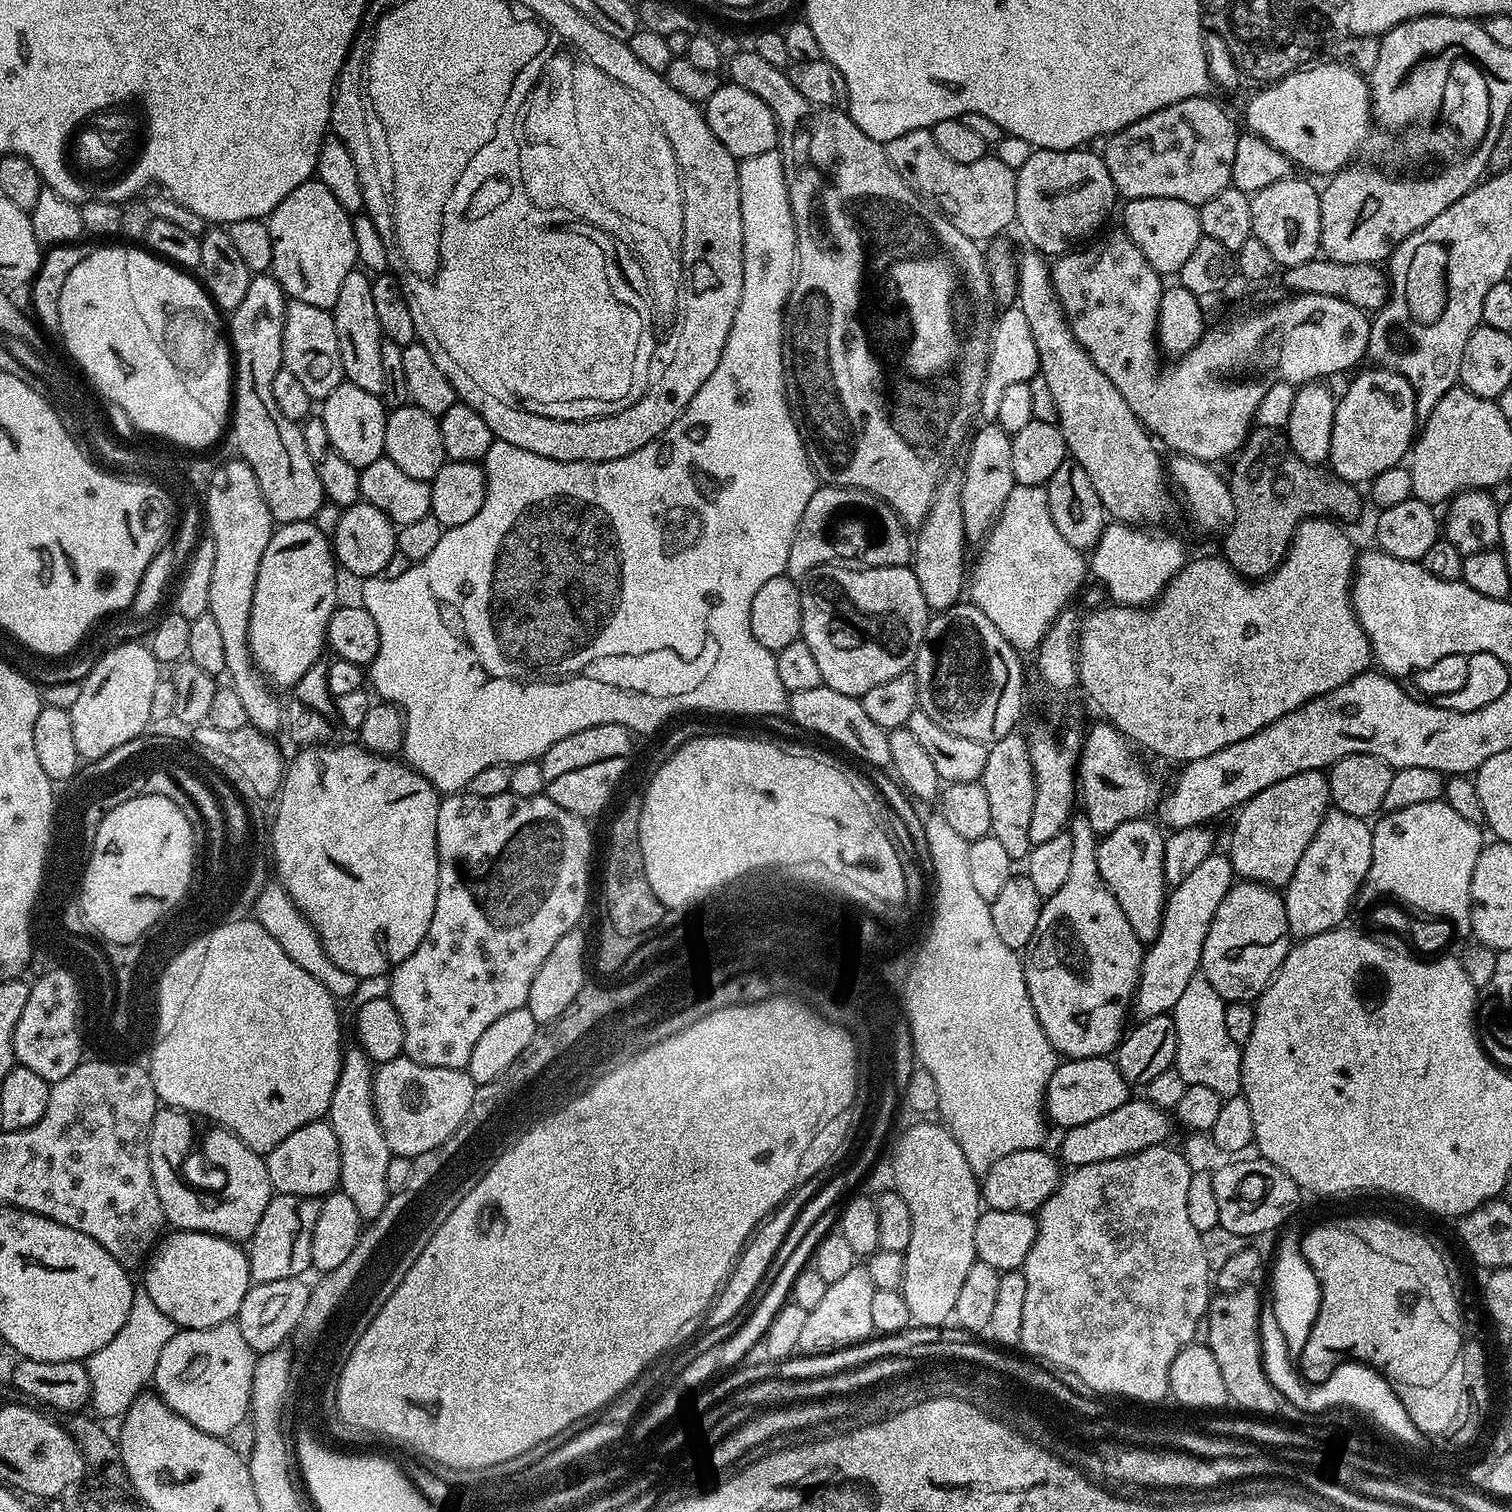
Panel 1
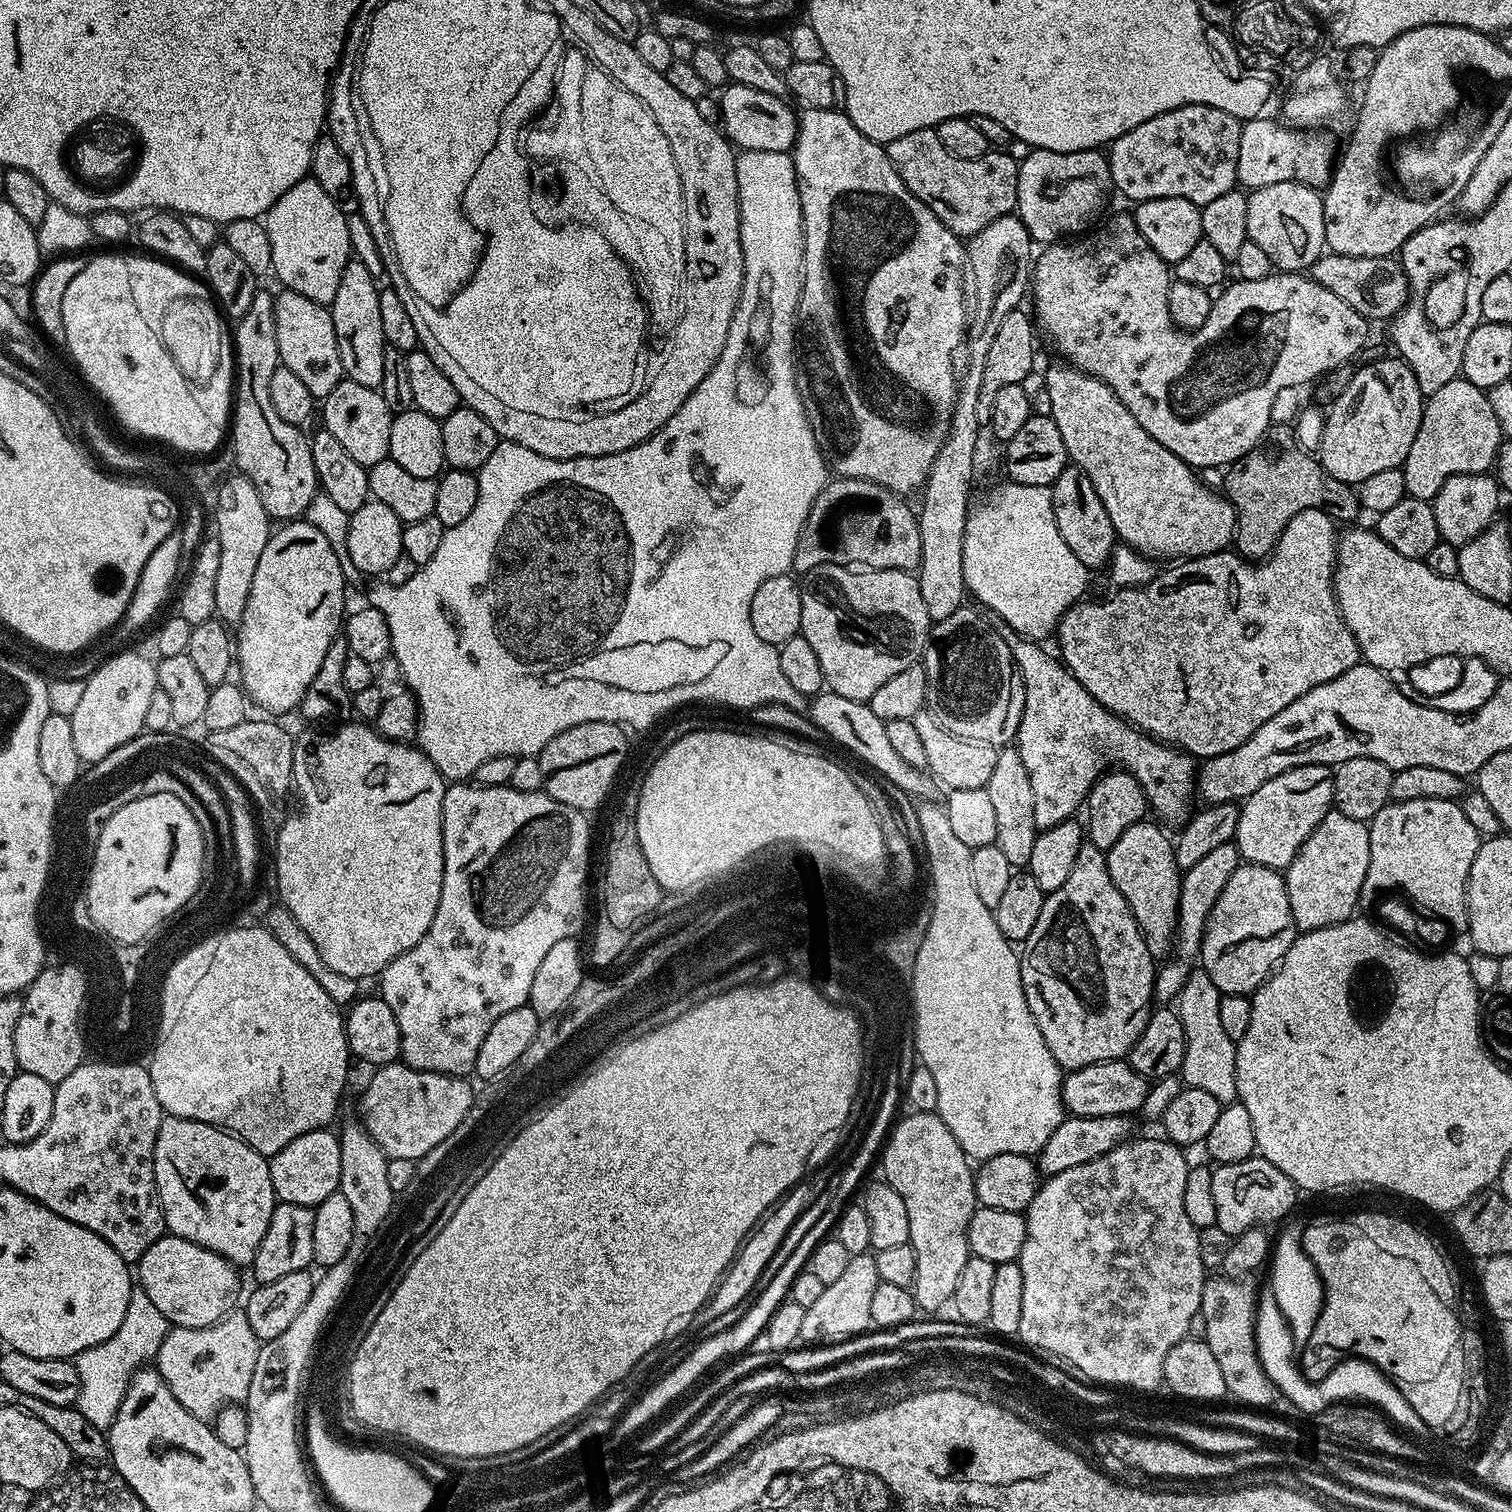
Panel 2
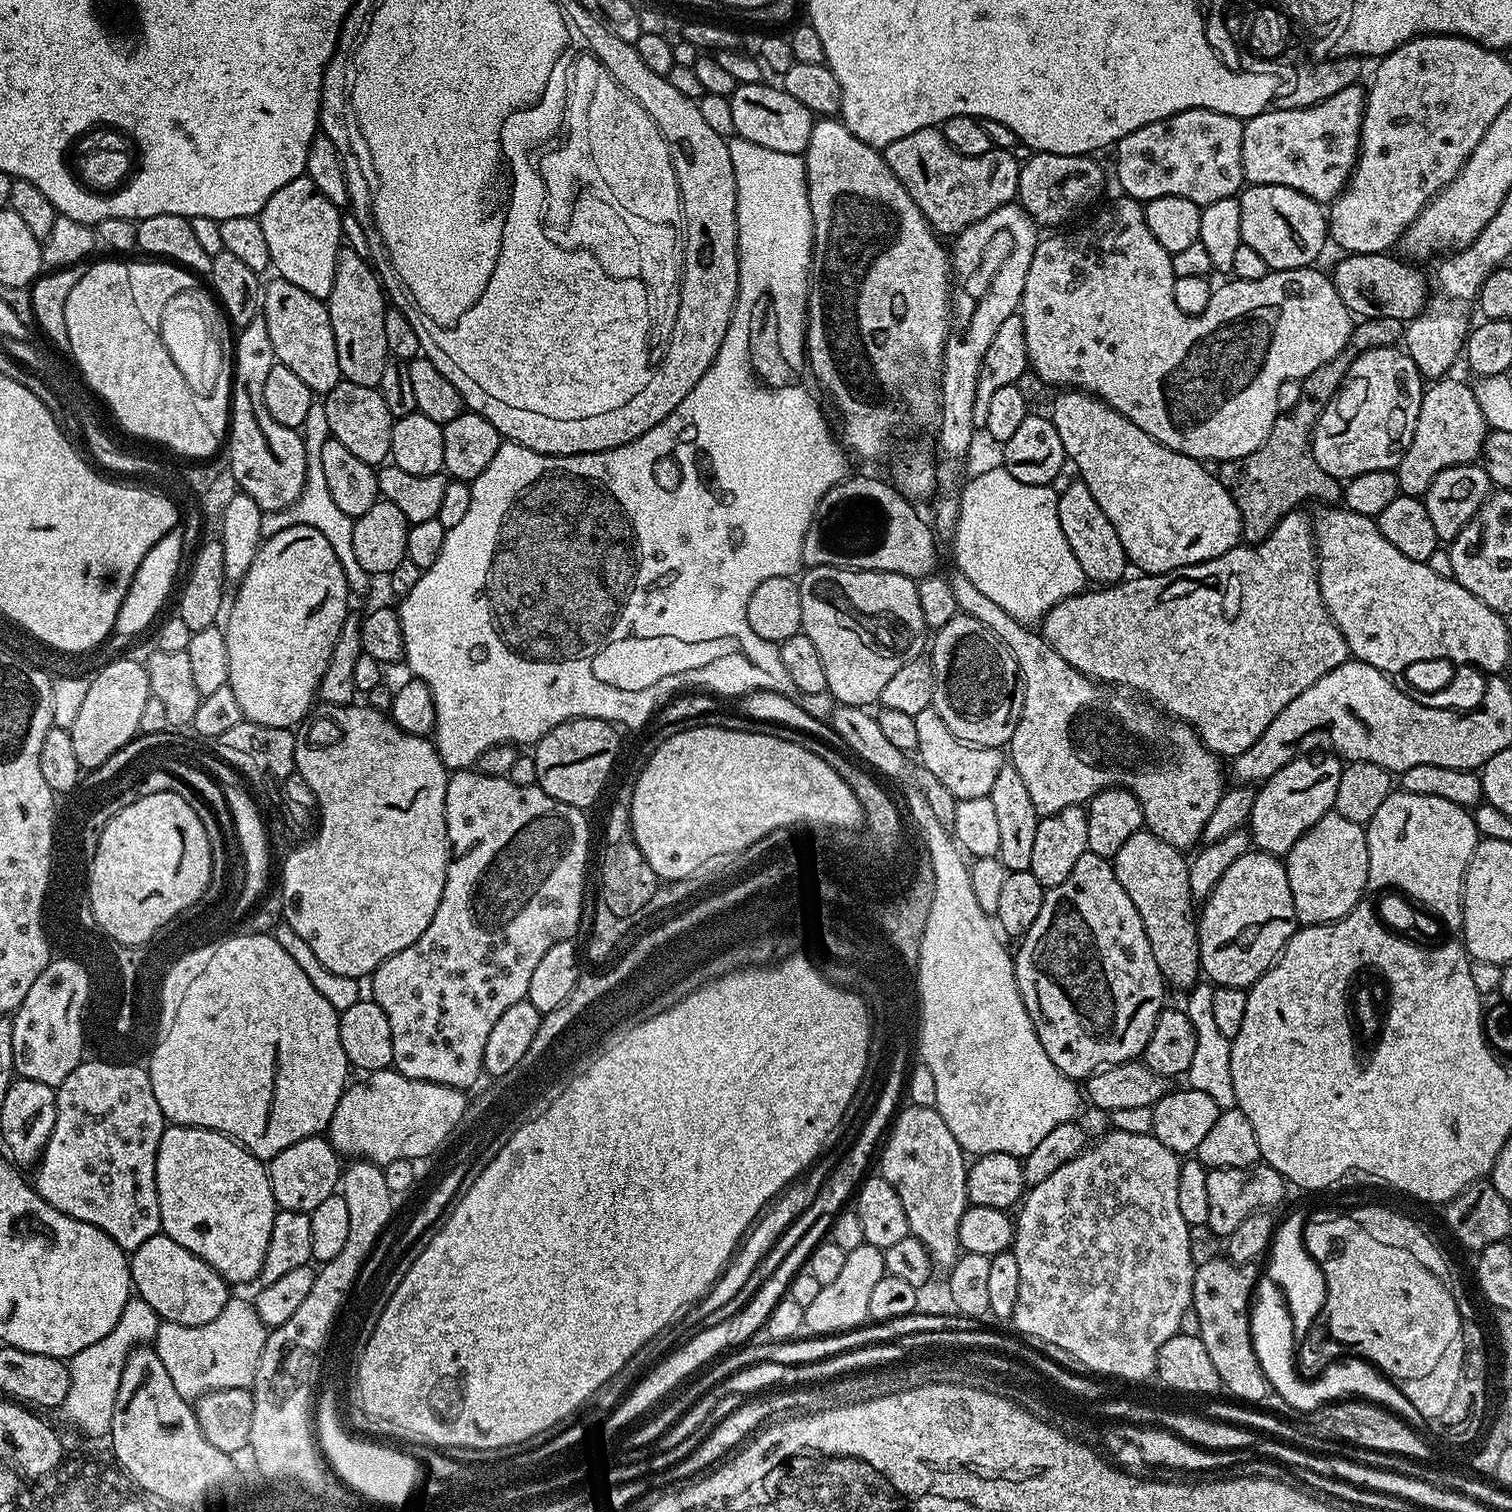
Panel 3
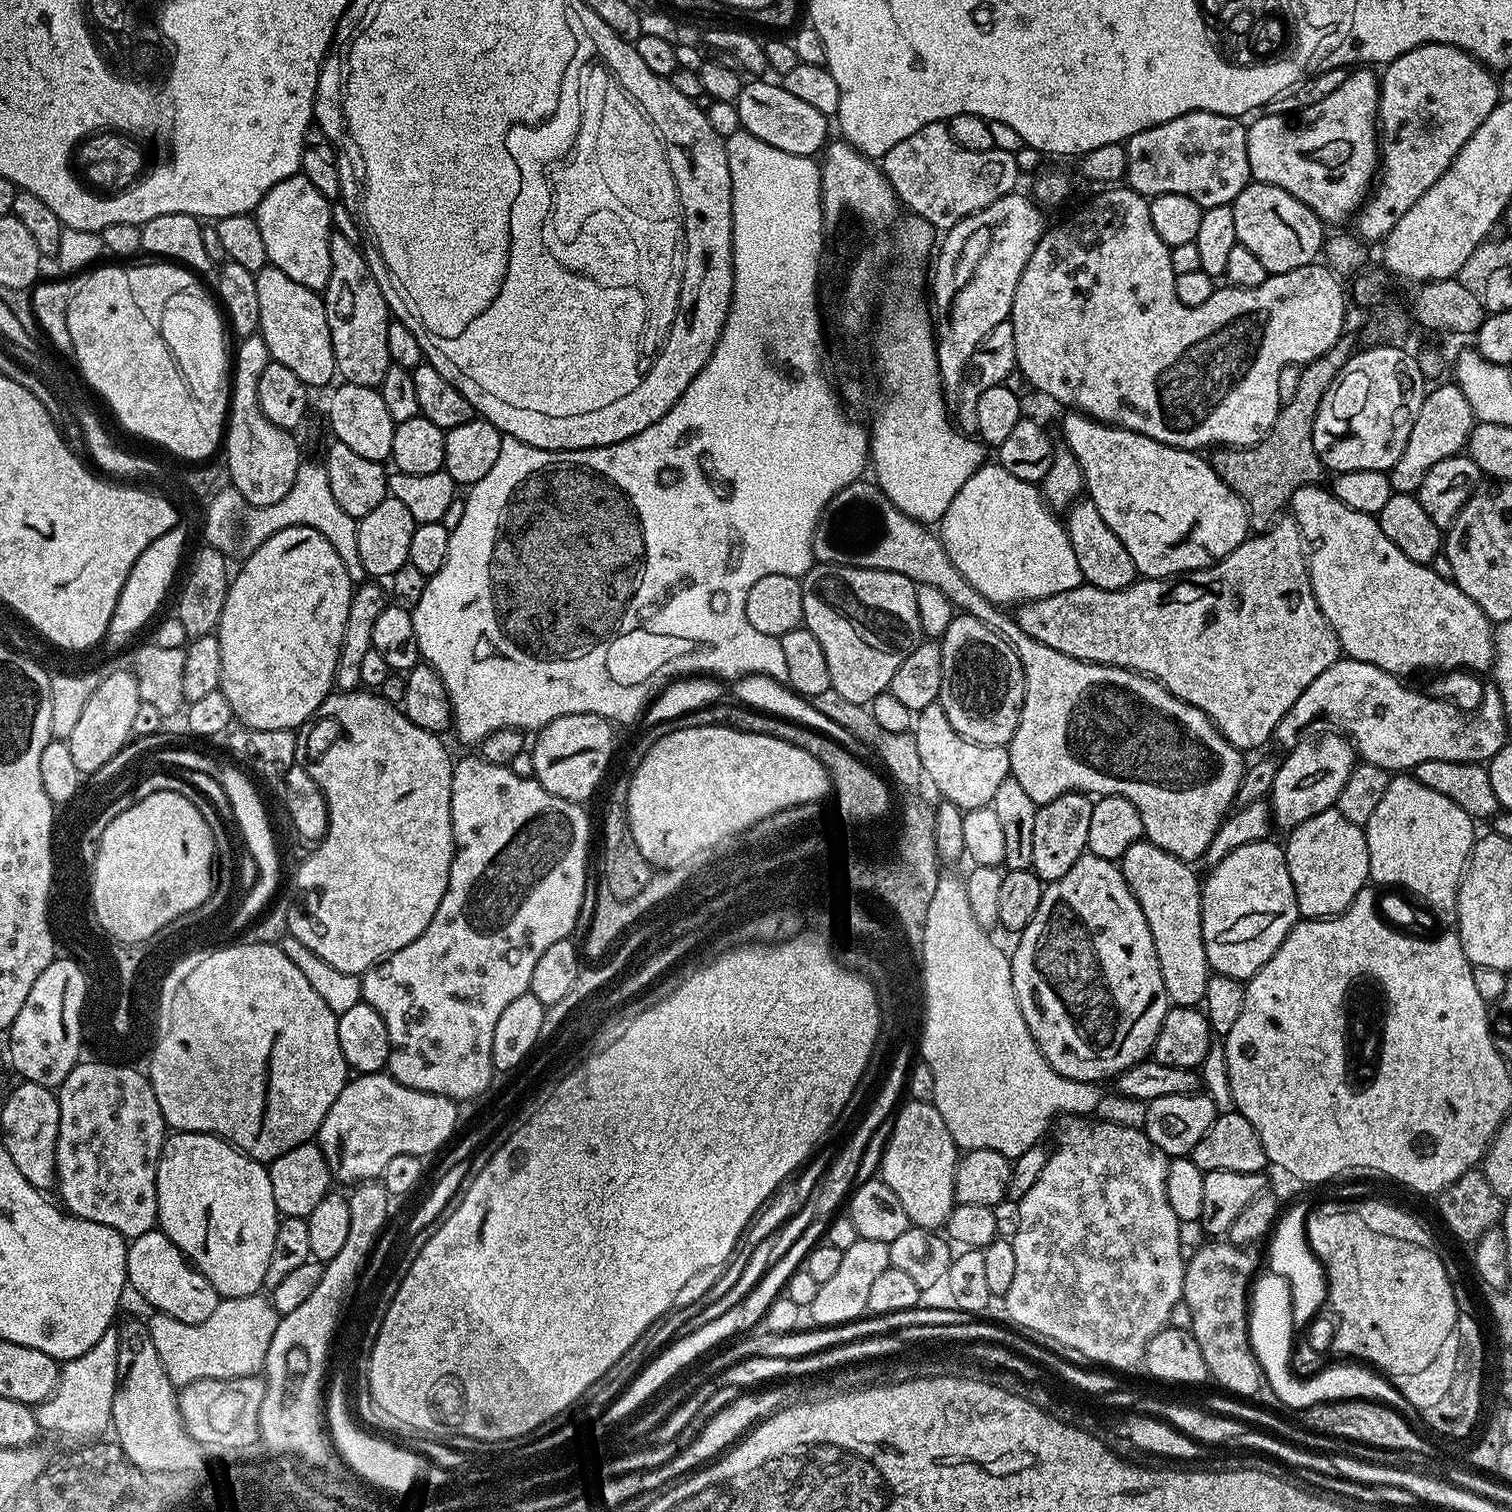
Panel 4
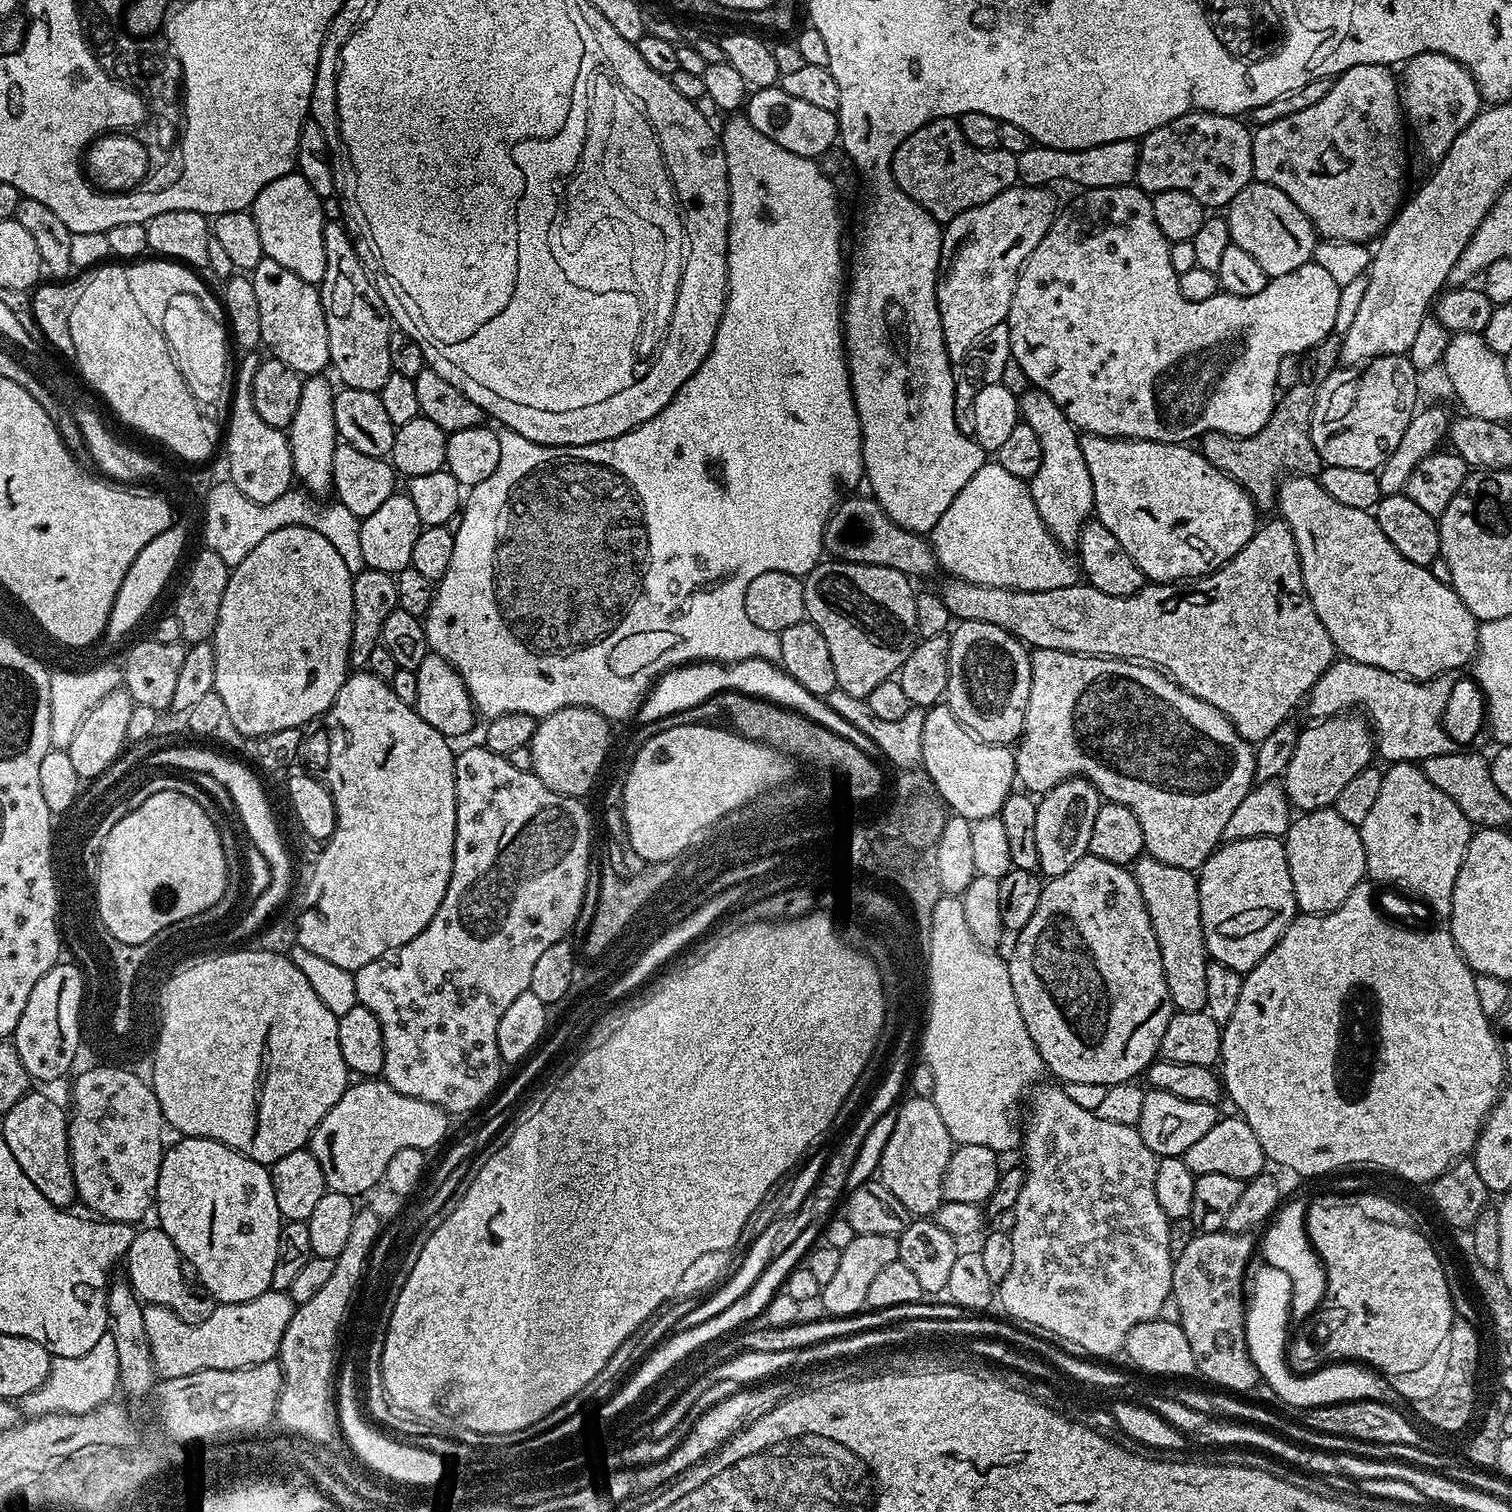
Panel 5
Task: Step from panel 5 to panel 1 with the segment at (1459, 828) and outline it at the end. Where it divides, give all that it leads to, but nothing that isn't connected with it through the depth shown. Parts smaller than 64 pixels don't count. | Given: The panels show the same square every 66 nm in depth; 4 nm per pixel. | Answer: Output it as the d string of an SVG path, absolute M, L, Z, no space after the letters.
M1443 799L1418 802L1397 812L1384 812L1375 823L1371 825L1372 861L1364 879L1364 888L1373 888L1374 891L1381 892L1384 898L1391 898L1417 913L1424 912L1420 914L1425 917L1439 918L1451 925L1457 933L1471 933L1472 879L1482 847L1481 829L1466 822L1466 818L1459 816L1456 811L1450 810L1450 806L1444 803Z

